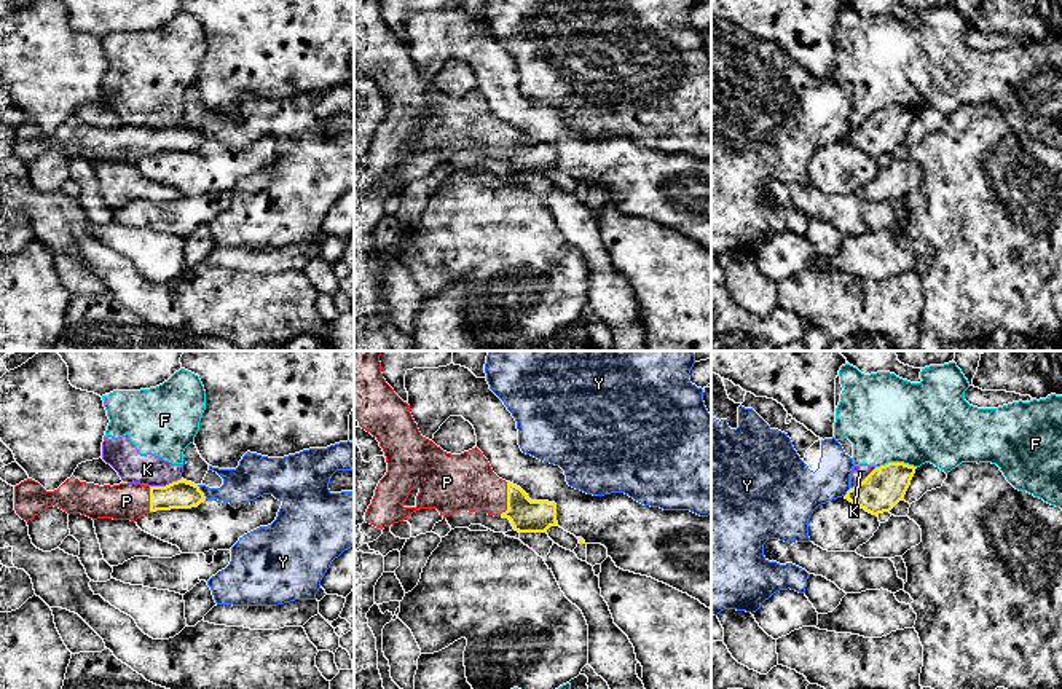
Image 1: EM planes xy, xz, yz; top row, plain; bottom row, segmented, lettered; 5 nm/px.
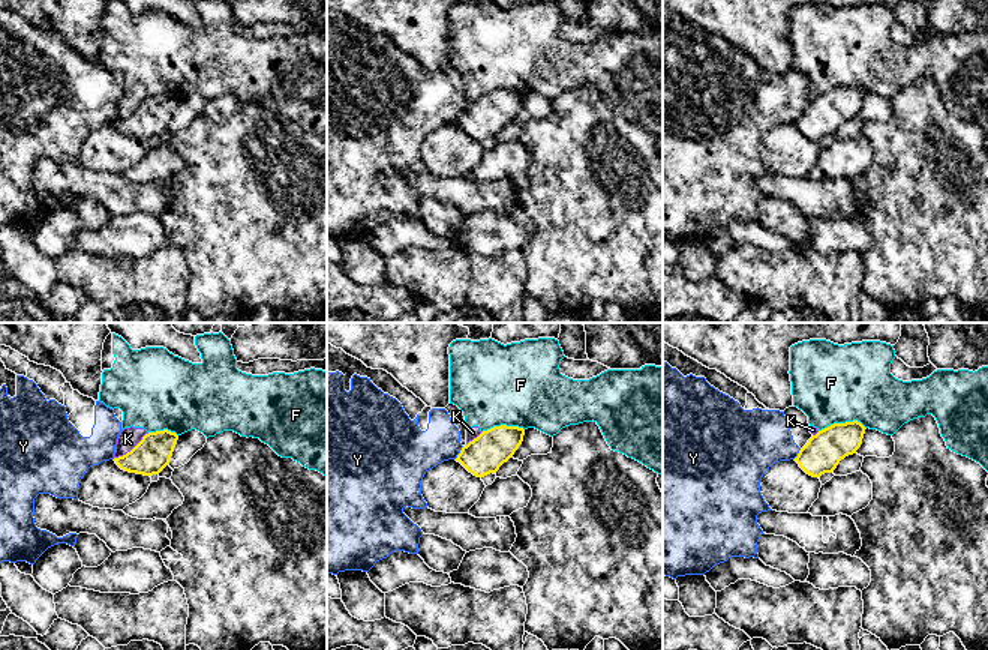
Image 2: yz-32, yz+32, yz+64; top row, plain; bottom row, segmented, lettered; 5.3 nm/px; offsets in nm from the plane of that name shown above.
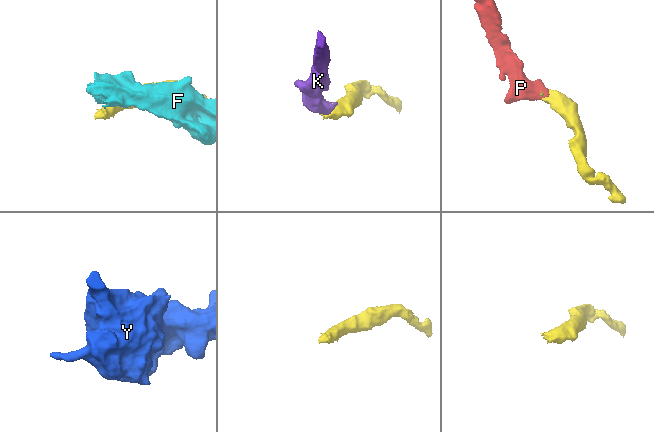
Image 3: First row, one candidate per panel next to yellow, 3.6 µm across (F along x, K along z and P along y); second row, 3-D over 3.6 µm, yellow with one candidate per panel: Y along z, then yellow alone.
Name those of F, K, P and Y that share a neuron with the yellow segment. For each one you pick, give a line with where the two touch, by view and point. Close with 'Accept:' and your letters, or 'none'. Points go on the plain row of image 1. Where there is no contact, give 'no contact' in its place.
P: meets yellow in xz at (507, 142)
Accept: P

